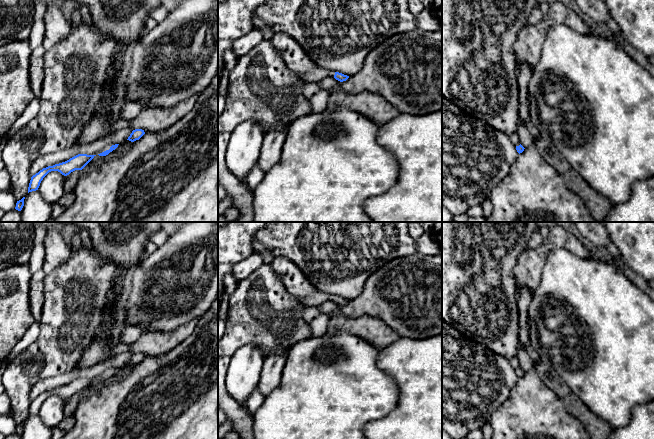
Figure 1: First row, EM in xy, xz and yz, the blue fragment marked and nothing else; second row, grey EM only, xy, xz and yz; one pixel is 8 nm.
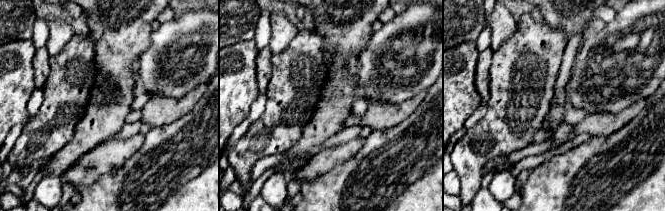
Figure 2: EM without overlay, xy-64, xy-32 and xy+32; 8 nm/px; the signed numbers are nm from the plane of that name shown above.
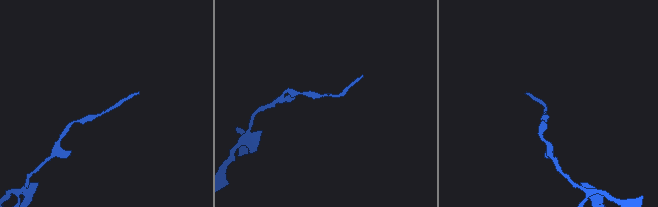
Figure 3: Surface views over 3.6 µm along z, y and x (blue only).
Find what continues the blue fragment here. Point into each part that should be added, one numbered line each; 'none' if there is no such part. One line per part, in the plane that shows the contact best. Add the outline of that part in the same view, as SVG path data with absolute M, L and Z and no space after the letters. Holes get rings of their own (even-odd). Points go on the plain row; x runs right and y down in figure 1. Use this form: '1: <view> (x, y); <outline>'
1: xy (120, 360); M128 350L114 357L108 358L90 368L82 370L74 369L64 374L40 380L32 387L29 397L33 400L43 392L65 386L78 378L98 379L106 374L109 374L112 369L125 366L132 355L133 353Z

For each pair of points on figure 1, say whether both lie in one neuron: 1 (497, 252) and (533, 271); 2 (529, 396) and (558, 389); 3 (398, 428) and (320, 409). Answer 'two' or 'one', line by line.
1: two
2: two
3: two

